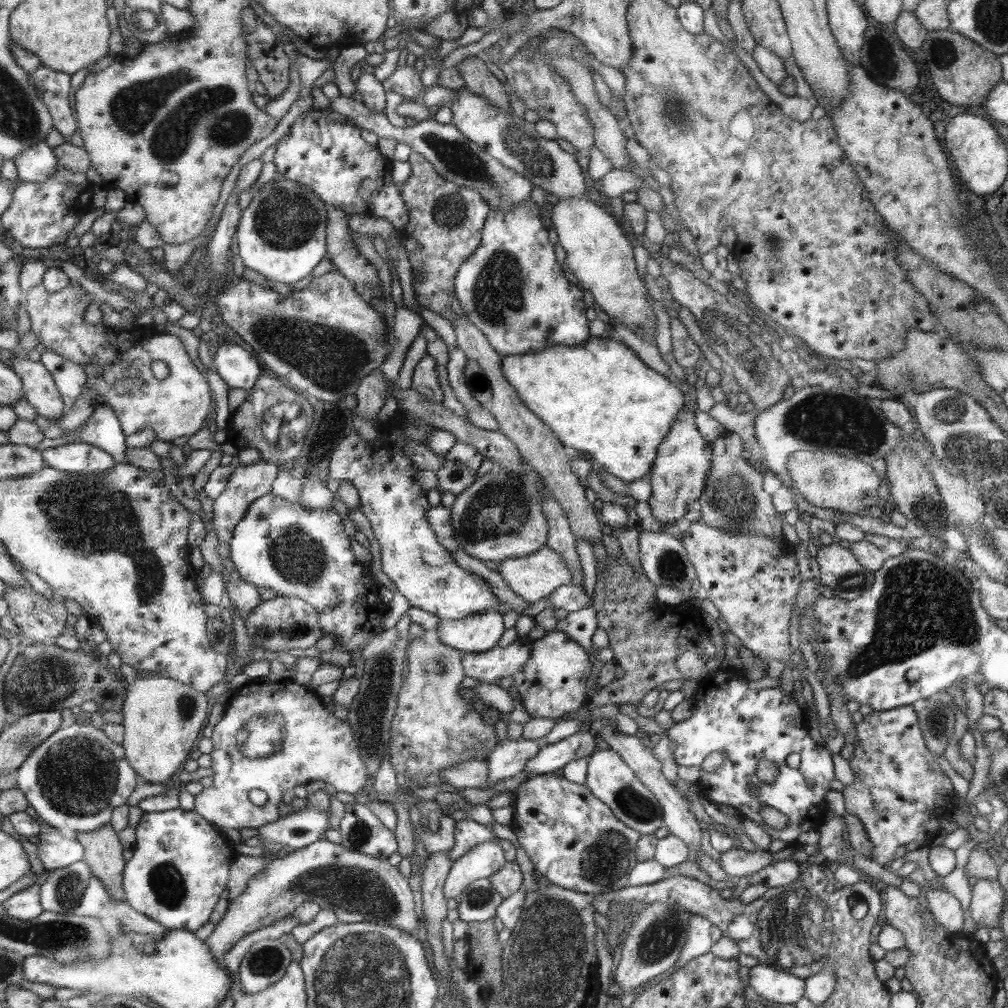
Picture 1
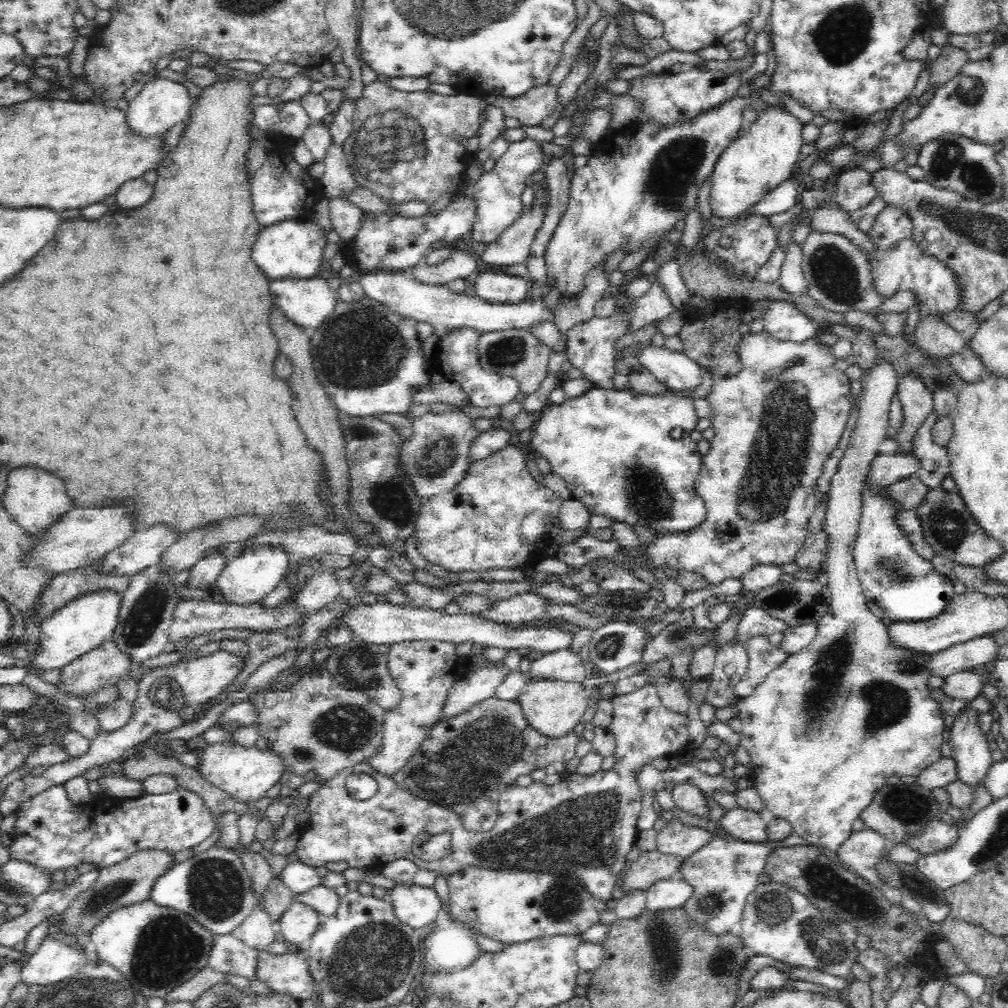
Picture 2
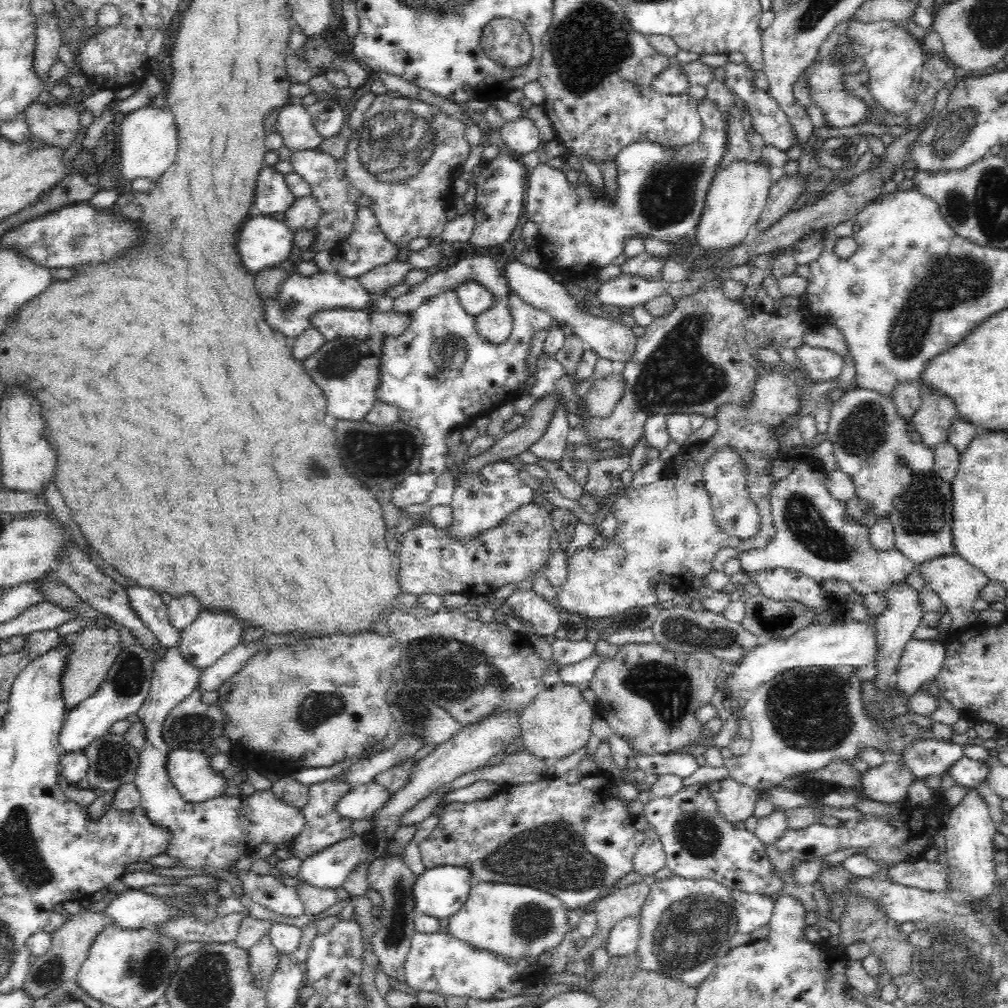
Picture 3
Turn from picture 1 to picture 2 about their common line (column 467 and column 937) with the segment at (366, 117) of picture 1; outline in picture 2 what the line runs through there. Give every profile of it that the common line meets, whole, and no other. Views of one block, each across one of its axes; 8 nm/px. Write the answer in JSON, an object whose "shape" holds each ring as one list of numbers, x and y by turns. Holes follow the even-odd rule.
{"shape":[[946,133,923,144,918,154,917,166,924,170,926,182,964,195,970,200,988,204,994,203,1002,196,1002,168,996,163,991,145]]}

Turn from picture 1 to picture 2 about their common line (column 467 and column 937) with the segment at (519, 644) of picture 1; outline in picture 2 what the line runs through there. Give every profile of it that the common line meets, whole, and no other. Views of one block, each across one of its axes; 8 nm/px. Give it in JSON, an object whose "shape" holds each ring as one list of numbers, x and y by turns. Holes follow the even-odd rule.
{"shape":[[980,636,932,655,928,666,932,675,946,678,955,672,970,671,979,664,994,661,998,654,999,646,995,638]]}

